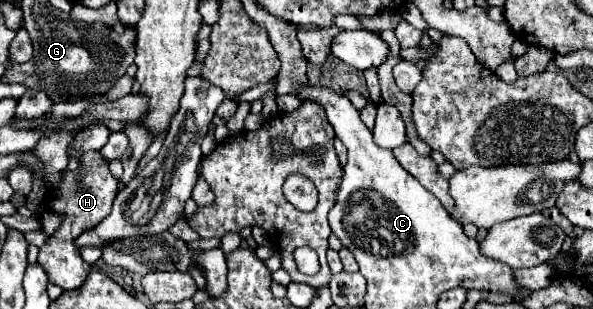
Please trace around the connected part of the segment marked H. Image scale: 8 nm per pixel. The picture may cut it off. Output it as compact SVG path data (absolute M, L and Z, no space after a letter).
M96 150L84 152L80 156L80 168L66 170L62 182L54 190L48 190L48 194L44 196L44 206L62 216L58 230L44 242L44 246L40 246L38 254L38 262L48 274L48 282L58 284L64 290L76 290L86 282L86 276L90 274L92 266L82 260L80 248L74 244L74 240L82 232L100 224L110 214L116 194L118 194L118 178L112 176L108 162L104 162L102 154Z

